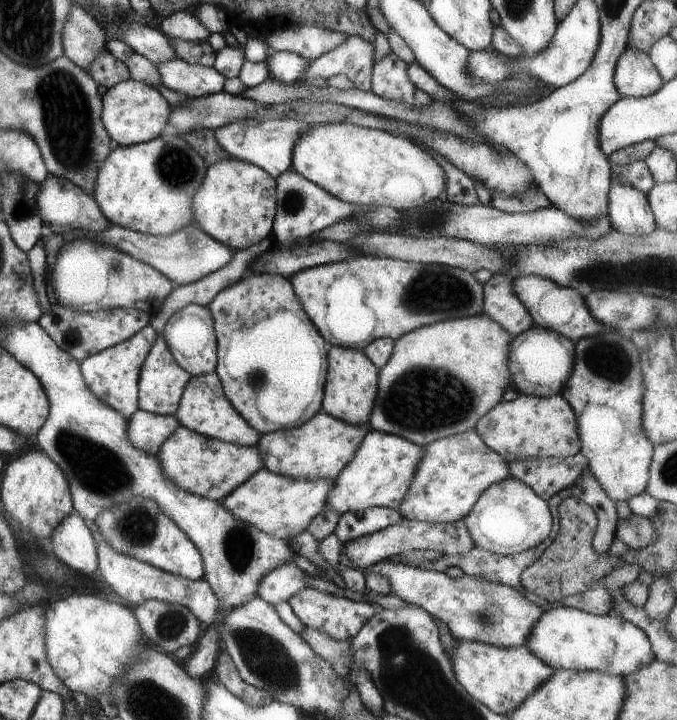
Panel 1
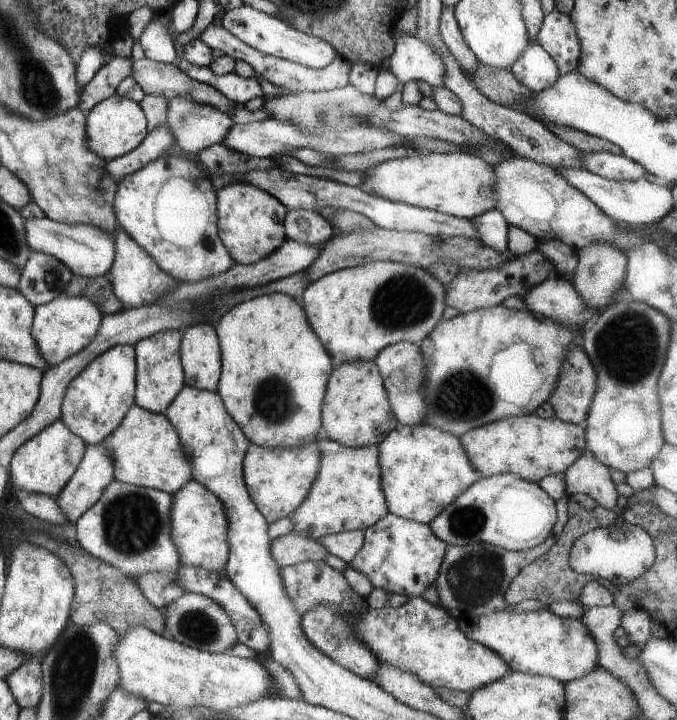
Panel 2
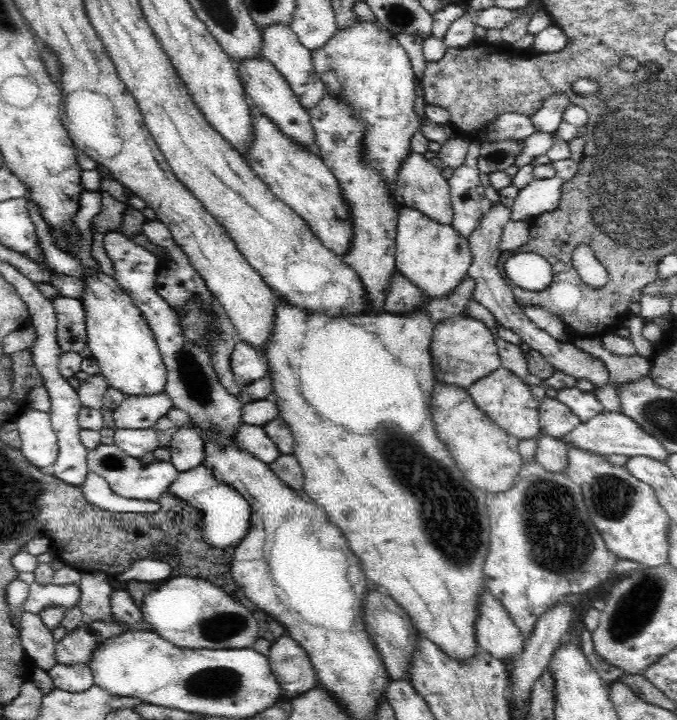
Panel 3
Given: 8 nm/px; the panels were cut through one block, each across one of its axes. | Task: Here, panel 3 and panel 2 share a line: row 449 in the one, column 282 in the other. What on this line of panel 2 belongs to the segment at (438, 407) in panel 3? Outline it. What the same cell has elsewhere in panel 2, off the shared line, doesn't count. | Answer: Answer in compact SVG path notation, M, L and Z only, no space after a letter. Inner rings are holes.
M318 439L311 444L291 446L288 449L262 447L256 444L247 447L242 460L243 482L251 502L268 523L289 517L305 500L321 460L317 441Z

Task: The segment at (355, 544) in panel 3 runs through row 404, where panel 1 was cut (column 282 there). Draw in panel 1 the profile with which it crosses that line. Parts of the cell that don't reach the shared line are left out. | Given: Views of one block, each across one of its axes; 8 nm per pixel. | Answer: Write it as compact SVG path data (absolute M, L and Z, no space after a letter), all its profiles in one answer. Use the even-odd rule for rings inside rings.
M253 273L244 274L232 285L220 290L216 297L206 306L212 314L214 333L216 336L216 367L215 372L221 381L221 386L228 401L233 408L243 417L248 426L251 426L260 436L269 434L273 431L282 429L265 420L256 409L255 392L252 384L245 379L234 379L227 374L224 367L224 356L228 347L228 338L232 331L241 327L250 327L258 320L271 317L278 310L288 310L299 315L299 318L306 319L305 311L293 292L288 278L271 273Z

